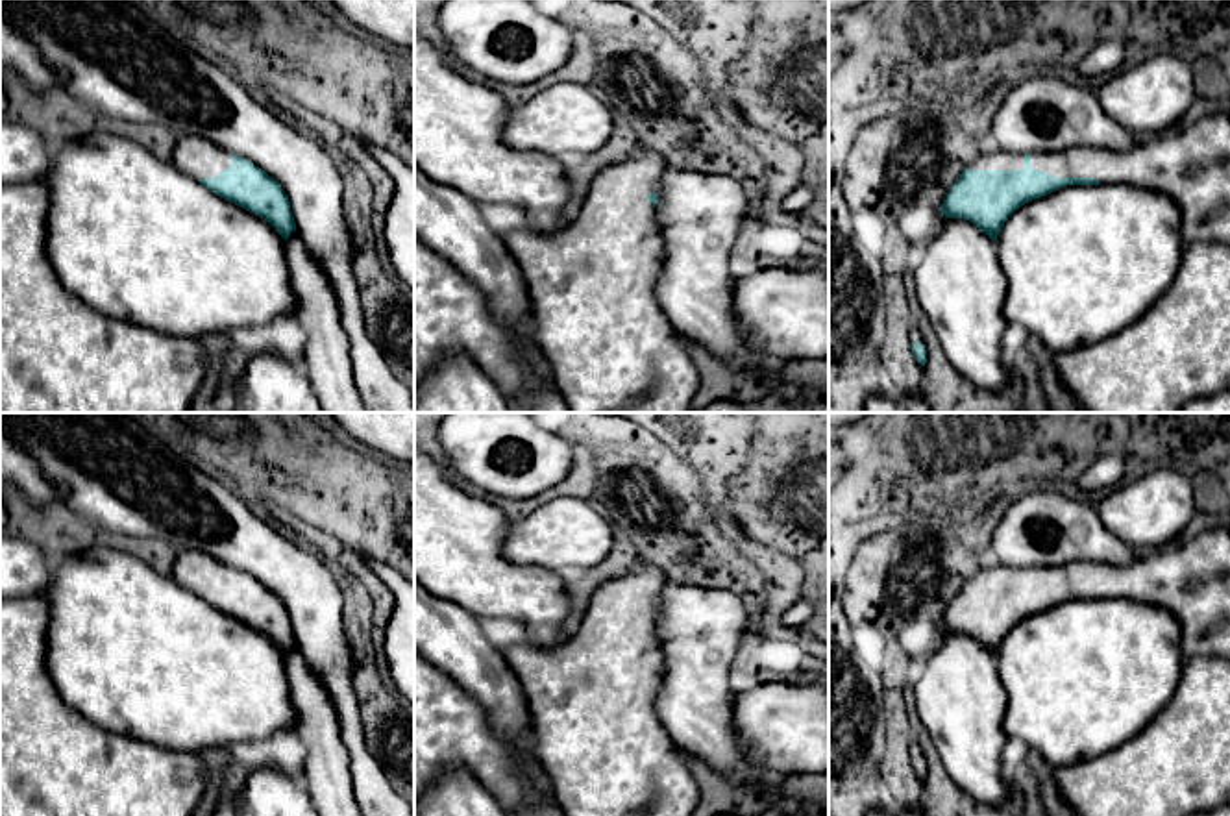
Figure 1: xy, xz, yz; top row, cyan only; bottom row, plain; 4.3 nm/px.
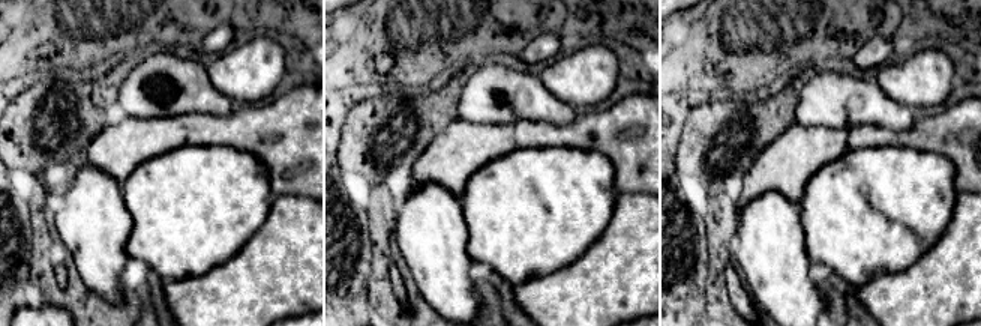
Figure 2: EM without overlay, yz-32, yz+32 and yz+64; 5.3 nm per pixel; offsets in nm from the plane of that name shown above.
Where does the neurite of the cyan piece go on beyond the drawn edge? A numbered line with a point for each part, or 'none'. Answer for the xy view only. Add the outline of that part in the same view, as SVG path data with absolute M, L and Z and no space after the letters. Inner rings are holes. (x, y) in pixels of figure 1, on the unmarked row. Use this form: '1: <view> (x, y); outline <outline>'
1: xy (195, 570); outline M179 550L172 577L194 596L216 592L220 585L228 585L233 568L200 550Z

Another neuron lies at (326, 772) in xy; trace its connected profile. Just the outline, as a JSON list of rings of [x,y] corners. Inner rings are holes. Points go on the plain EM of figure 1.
[[[298,646],[285,659],[298,720],[292,731],[307,748],[303,779],[320,816],[363,816],[353,796],[350,755],[340,738],[338,711]]]

